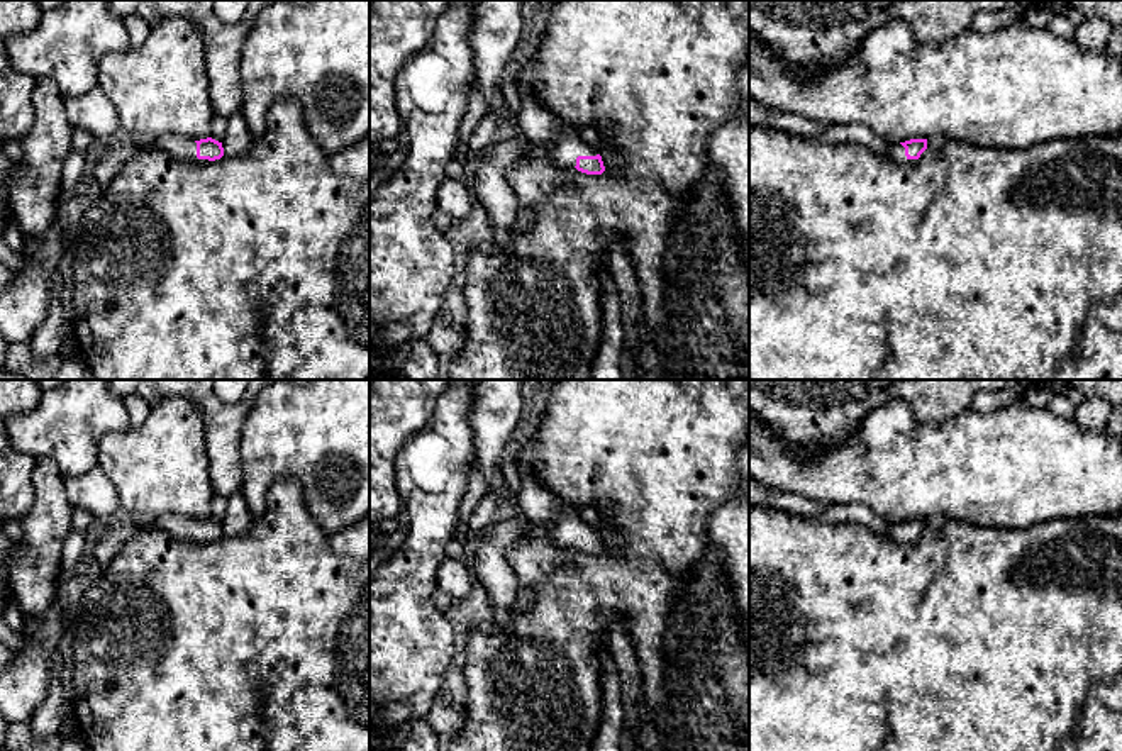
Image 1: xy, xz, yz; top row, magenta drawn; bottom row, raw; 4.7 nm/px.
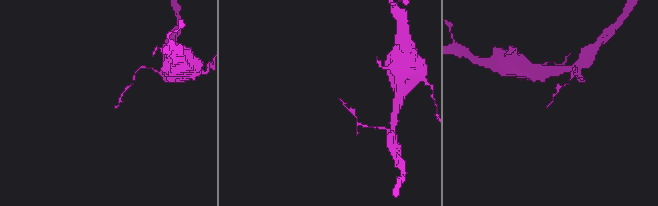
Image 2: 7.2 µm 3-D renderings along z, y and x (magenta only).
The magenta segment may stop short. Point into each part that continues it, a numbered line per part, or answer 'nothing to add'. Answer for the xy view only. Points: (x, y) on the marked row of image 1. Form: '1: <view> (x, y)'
1: xy (180, 148)

